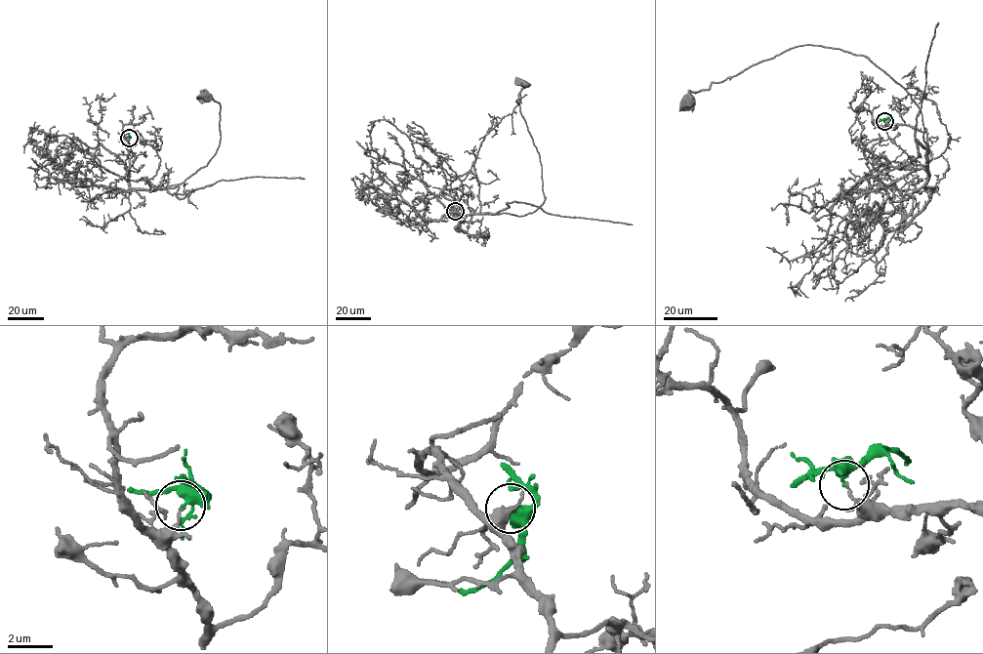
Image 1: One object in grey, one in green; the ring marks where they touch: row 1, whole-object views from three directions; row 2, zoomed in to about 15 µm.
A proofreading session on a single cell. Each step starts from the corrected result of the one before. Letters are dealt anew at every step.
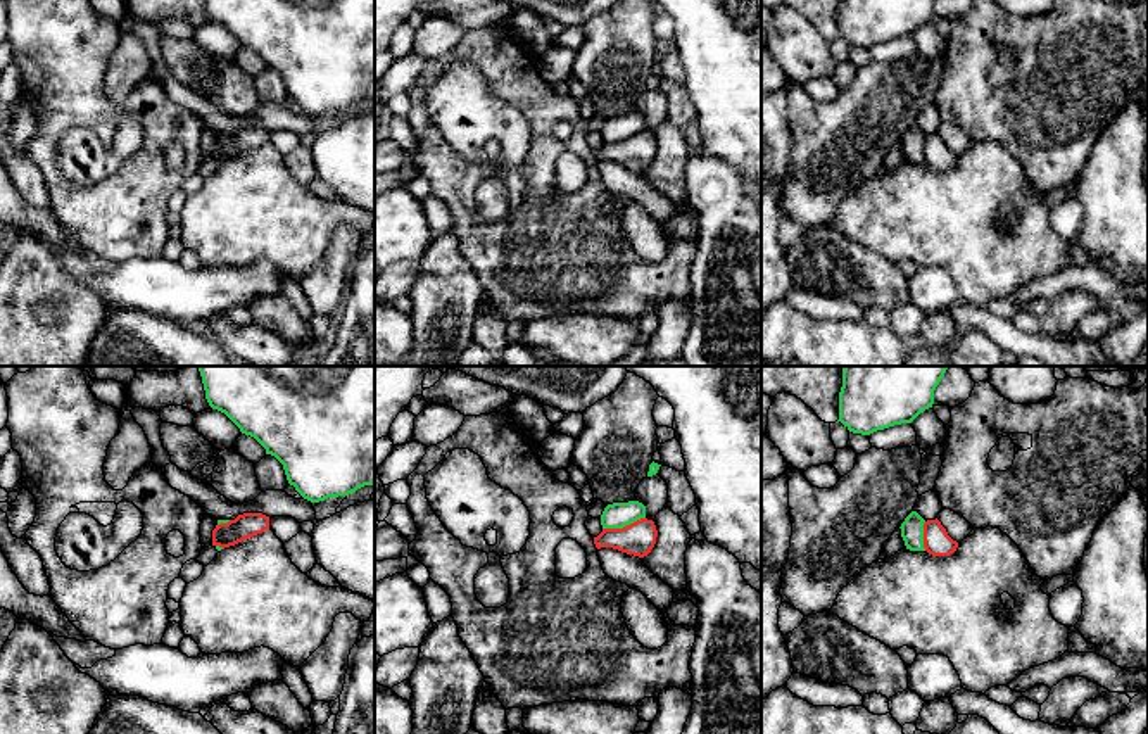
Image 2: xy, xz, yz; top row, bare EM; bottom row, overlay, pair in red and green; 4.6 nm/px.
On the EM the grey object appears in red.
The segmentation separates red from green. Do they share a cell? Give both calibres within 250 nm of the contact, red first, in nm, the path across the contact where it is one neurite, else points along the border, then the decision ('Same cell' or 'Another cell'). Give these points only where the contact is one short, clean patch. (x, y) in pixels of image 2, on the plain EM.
Thickness 160 nm (red) against 120 nm. Boundary: xz (644, 130), (622, 140), (603, 142). Another cell

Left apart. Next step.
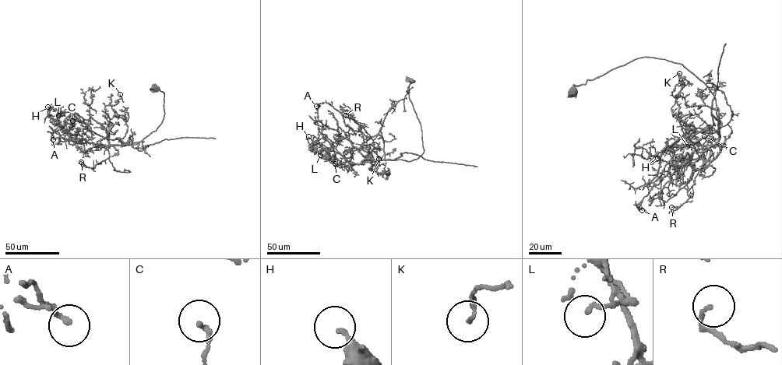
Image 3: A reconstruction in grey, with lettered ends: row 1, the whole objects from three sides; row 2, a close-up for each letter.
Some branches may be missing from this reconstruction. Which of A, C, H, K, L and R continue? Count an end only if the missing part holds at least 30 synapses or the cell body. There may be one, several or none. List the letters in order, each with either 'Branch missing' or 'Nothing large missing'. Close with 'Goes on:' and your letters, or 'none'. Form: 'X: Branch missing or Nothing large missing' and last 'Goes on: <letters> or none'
A: Nothing large missing
C: Nothing large missing
H: Nothing large missing
K: Nothing large missing
L: Nothing large missing
R: Nothing large missing
Goes on: none

